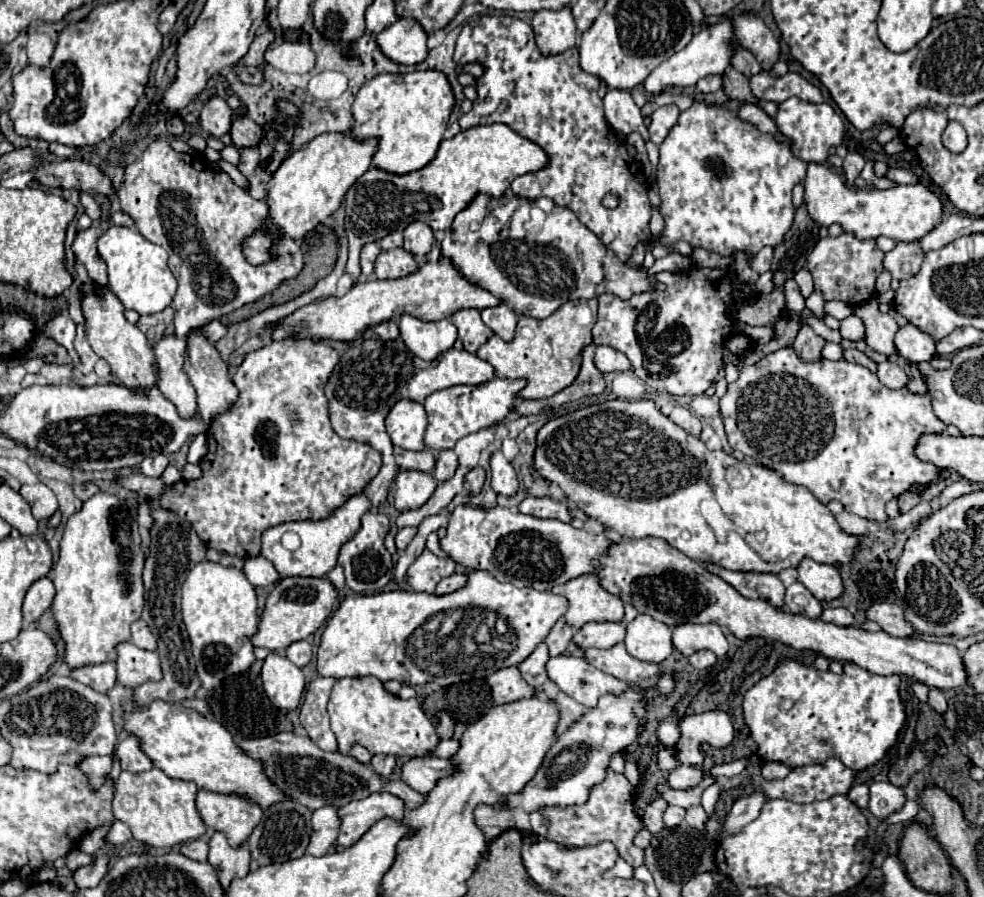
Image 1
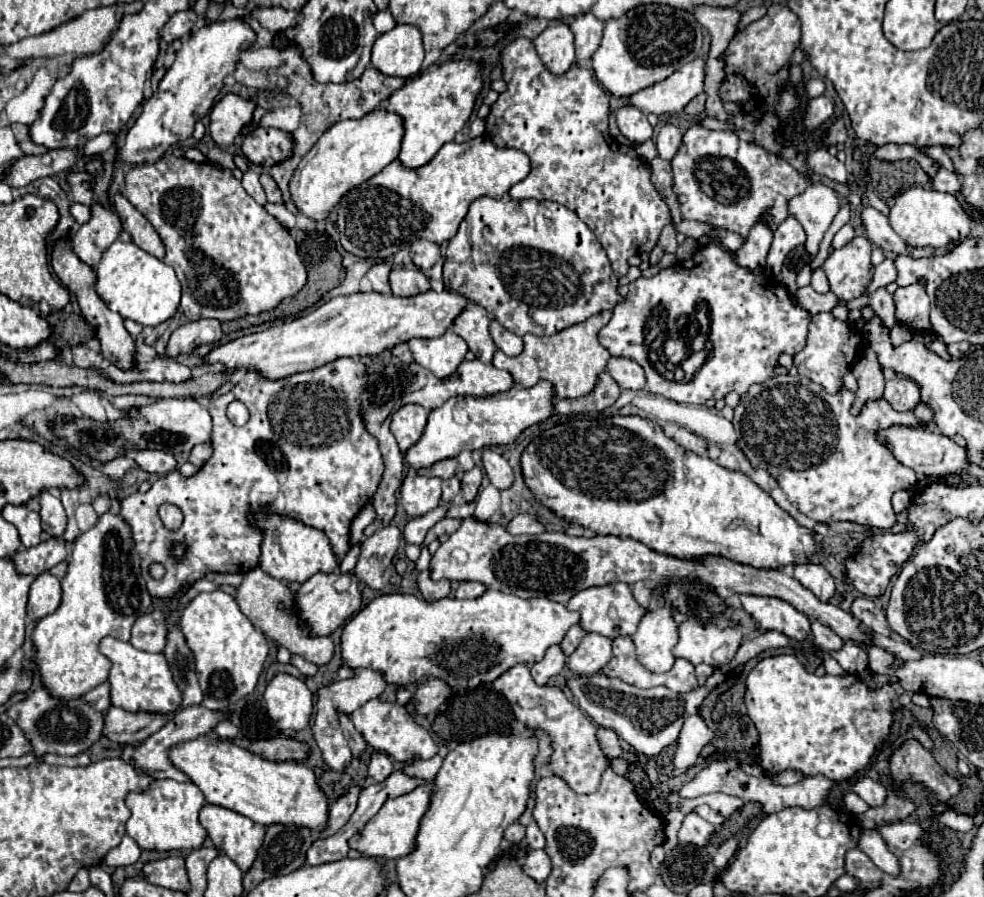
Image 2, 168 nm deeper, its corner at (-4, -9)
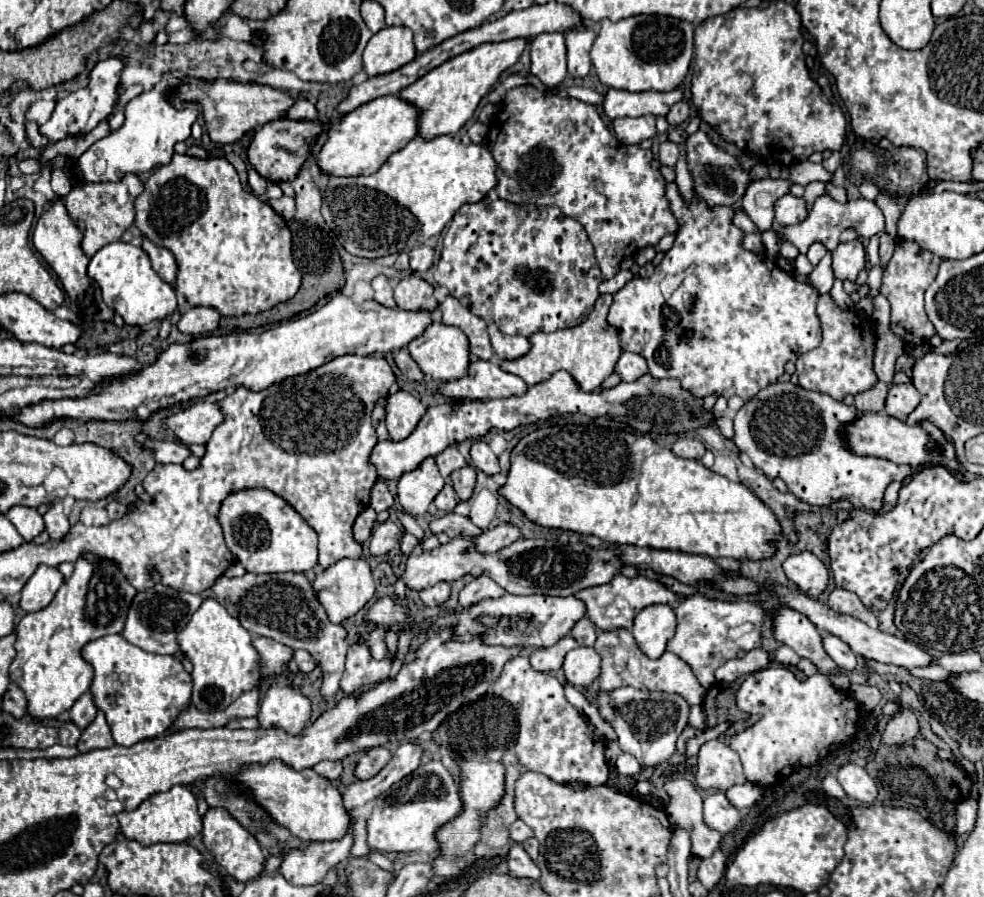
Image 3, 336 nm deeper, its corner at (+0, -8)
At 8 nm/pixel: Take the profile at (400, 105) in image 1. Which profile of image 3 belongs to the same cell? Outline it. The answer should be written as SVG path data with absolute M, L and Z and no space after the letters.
M524 38L496 44L480 44L478 48L454 56L452 60L430 70L426 76L418 78L414 84L406 86L398 96L420 110L418 136L424 140L432 140L436 136L458 132L472 118L478 102L482 100L482 96L488 94L498 76L518 60L524 46L526 46Z

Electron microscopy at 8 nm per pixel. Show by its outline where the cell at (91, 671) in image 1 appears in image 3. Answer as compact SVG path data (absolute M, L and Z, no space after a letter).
M86 692L86 694L82 694L76 702L74 702L74 706L70 708L70 720L82 730L82 728L86 728L92 720L94 720L94 716L96 716L96 706L94 706L94 698L90 698L90 692Z

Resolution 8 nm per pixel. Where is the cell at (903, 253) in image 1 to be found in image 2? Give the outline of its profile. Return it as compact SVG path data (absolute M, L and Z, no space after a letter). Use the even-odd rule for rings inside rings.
M884 259L884 263L876 267L876 271L874 271L874 281L867 286L865 294L872 293L880 287L886 287L886 285L888 285L888 283L892 283L894 279L896 279L894 261ZM870 287L872 287L872 289L870 289Z

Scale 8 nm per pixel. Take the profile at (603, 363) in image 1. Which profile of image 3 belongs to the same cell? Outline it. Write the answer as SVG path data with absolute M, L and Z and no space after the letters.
M622 352L620 360L616 362L616 374L624 380L624 382L634 382L638 380L642 374L646 374L646 360L640 354L632 354L632 352Z

